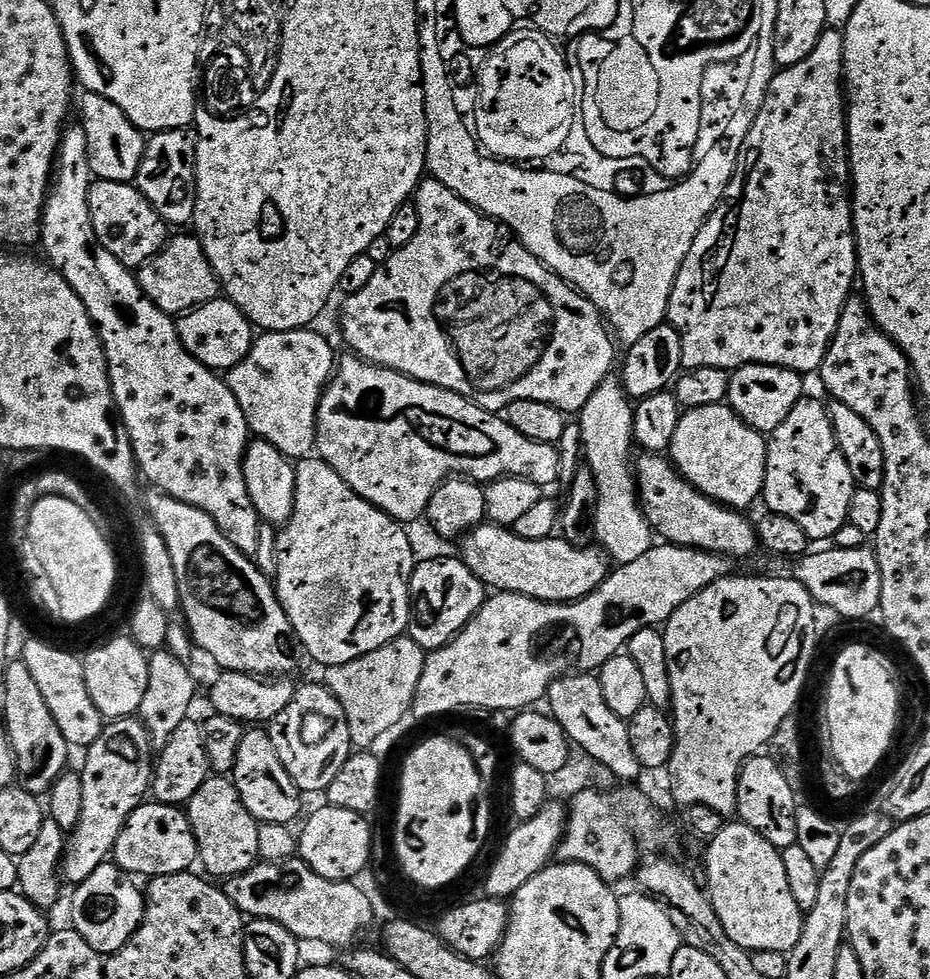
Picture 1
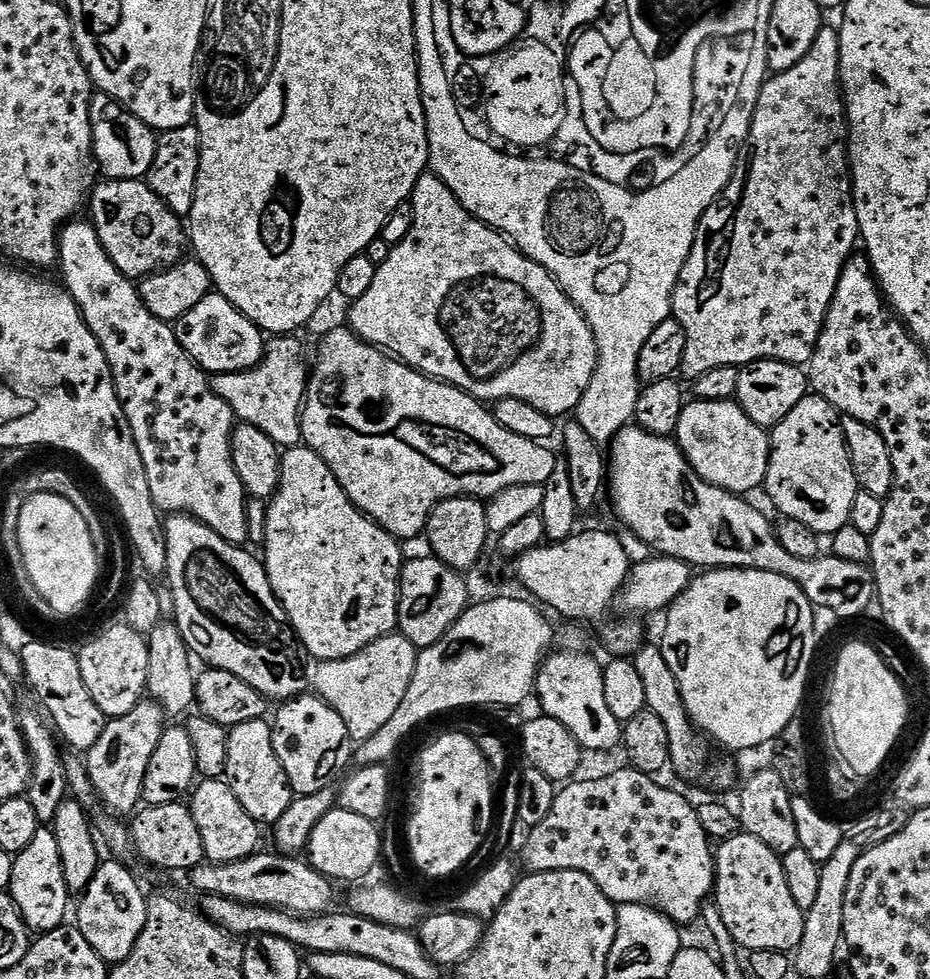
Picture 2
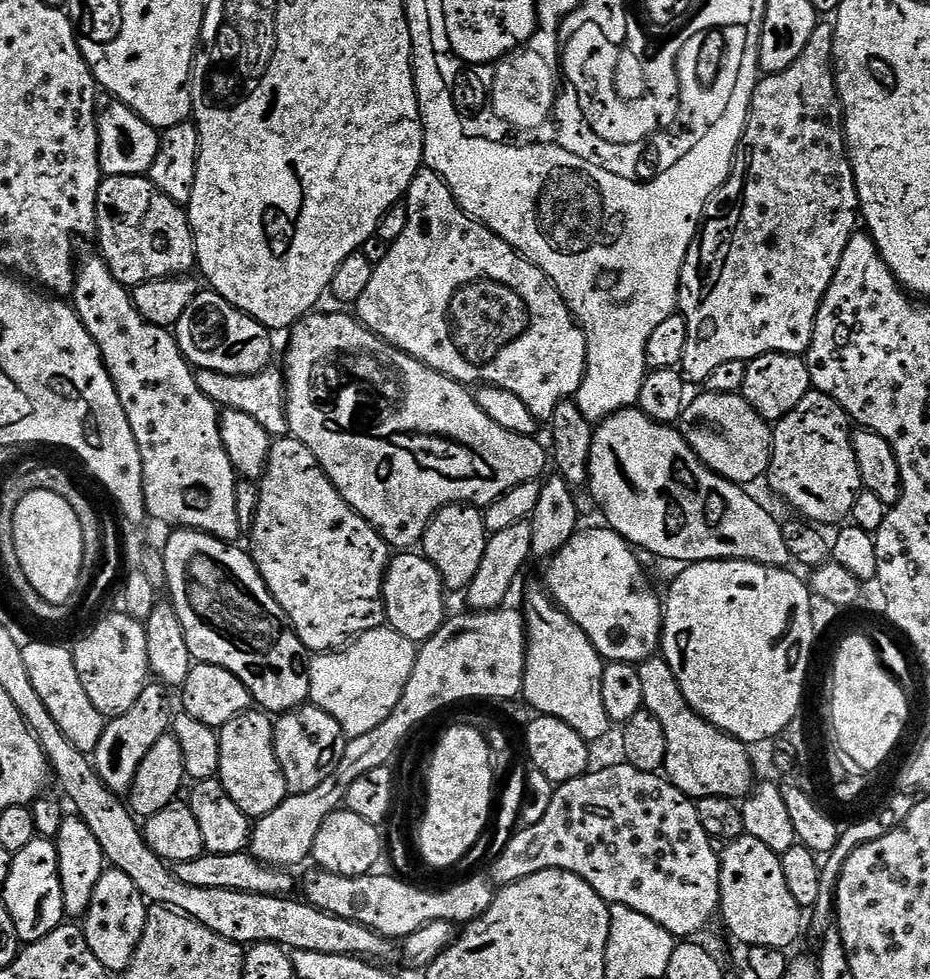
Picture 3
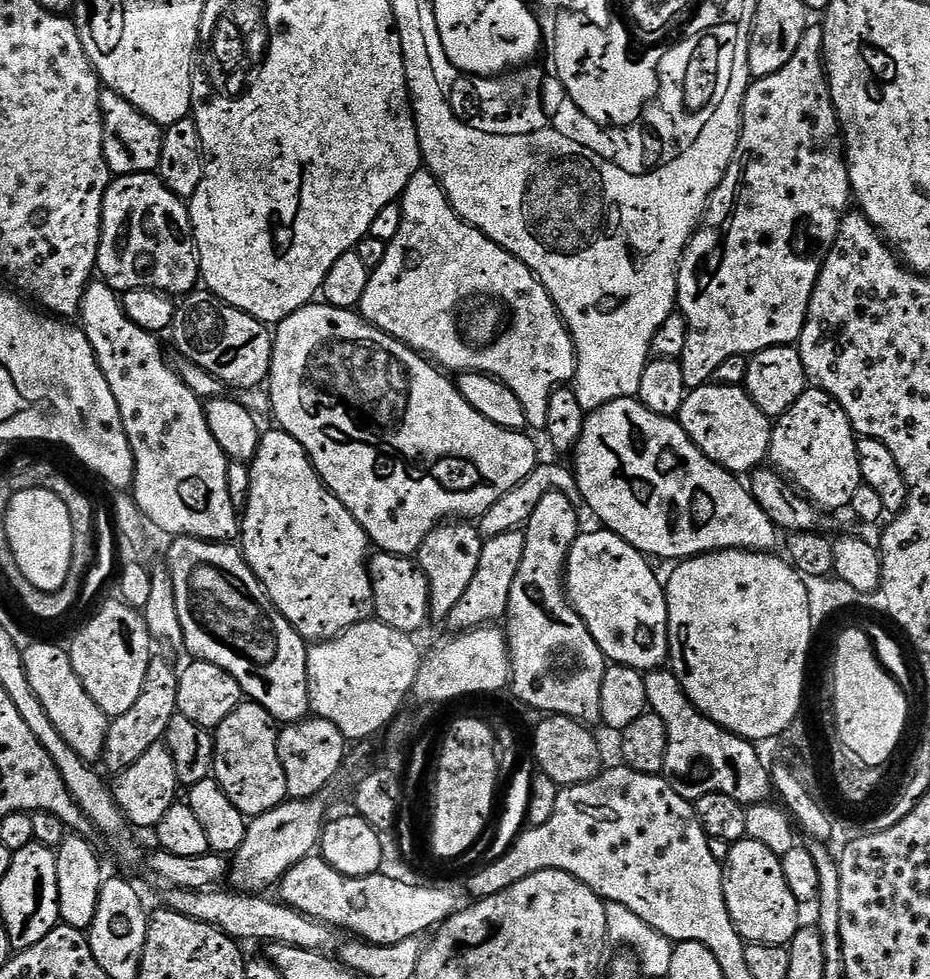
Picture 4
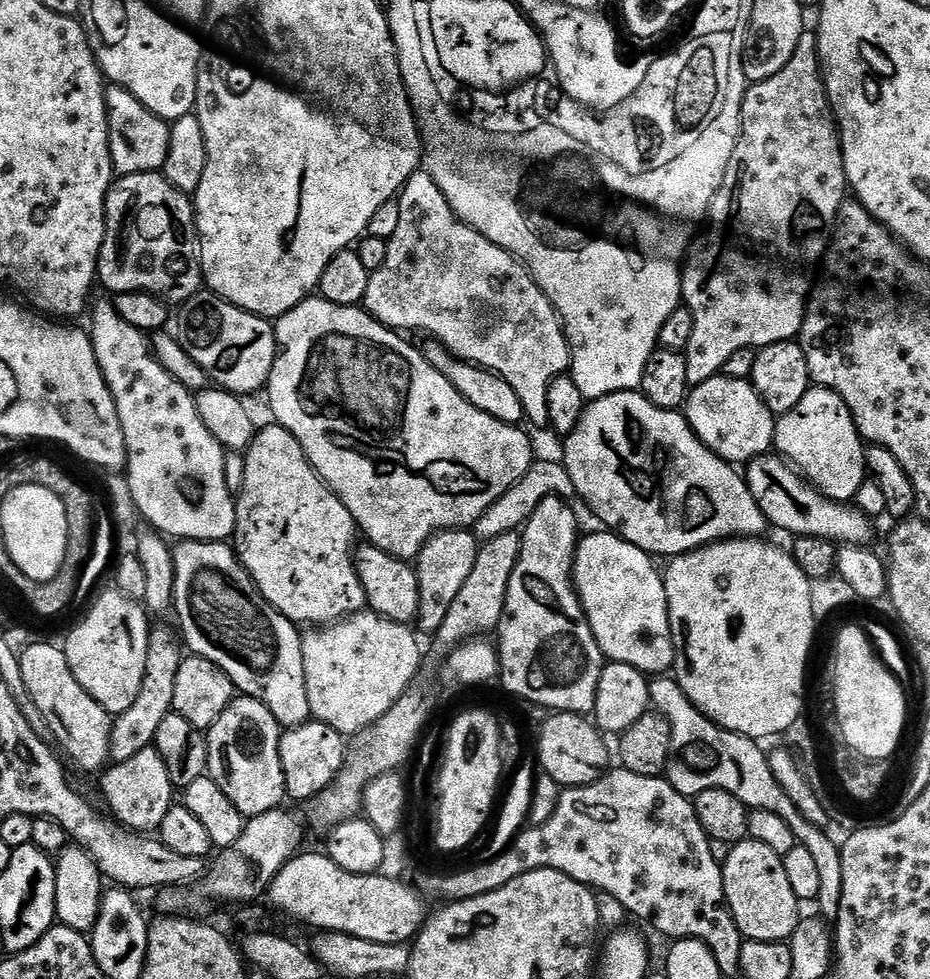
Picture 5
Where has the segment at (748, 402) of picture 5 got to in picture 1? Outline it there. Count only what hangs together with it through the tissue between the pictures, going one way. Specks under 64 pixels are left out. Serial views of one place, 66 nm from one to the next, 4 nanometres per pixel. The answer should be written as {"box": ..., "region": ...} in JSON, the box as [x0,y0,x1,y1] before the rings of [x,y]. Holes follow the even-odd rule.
{"box":[670,403,768,510],"region":[[[727,403],[714,406],[698,406],[687,409],[674,430],[670,459],[684,479],[689,480],[699,492],[725,507],[737,510],[748,510],[755,500],[761,499],[766,478],[766,458],[768,457],[768,440],[761,433],[752,429],[749,424],[738,418],[735,410]]]}

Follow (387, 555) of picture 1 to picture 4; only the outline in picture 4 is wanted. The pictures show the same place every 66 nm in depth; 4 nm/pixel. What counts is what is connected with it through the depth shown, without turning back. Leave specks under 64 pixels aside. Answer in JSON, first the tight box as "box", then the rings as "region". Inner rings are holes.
{"box":[238,431,374,642],"region":[[[275,431],[261,435],[256,456],[250,461],[248,501],[244,508],[242,504],[238,547],[274,606],[296,627],[296,633],[308,642],[331,640],[350,626],[373,619],[374,590],[366,567],[370,541],[354,514],[324,485],[302,442],[286,431]]]}

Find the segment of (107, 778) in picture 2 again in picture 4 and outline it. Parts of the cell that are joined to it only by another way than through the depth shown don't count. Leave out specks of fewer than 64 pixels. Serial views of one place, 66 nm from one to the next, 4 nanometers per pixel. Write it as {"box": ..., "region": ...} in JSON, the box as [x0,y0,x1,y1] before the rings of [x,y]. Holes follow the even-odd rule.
{"box":[102,654,180,774],"region":[[[160,654],[153,655],[150,666],[146,670],[146,682],[142,682],[142,694],[138,694],[138,702],[126,710],[126,714],[115,717],[109,723],[106,734],[106,746],[102,757],[102,764],[112,771],[112,774],[125,772],[150,746],[161,743],[166,734],[166,726],[170,726],[170,718],[178,713],[176,703],[178,702],[178,682],[180,673],[177,665],[163,660]]]}

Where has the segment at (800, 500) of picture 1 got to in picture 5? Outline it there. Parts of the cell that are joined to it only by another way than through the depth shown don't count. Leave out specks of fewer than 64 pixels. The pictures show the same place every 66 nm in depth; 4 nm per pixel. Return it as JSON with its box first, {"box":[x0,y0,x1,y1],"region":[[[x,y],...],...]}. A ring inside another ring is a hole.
{"box":[772,387,866,502],"region":[[[809,387],[802,402],[798,402],[798,406],[794,406],[794,410],[776,417],[776,429],[772,443],[775,451],[791,467],[799,470],[804,479],[823,496],[829,496],[830,499],[841,502],[855,501],[858,486],[862,486],[862,482],[866,478],[866,444],[860,431],[856,428],[856,423],[846,402],[842,402],[842,398],[838,394],[834,394],[828,388]]]}

